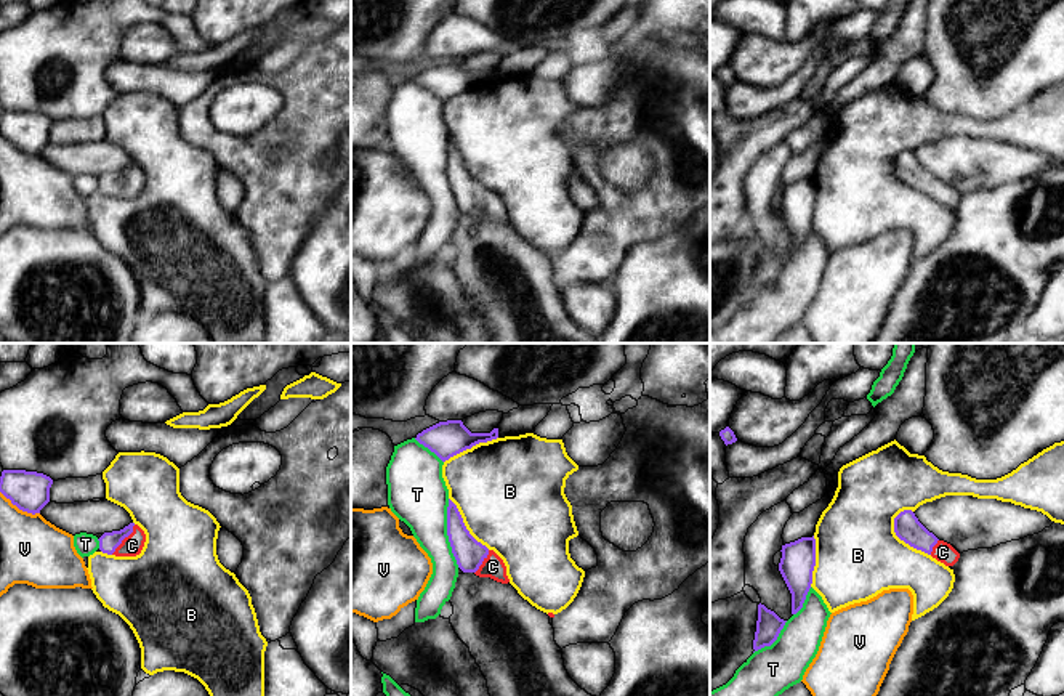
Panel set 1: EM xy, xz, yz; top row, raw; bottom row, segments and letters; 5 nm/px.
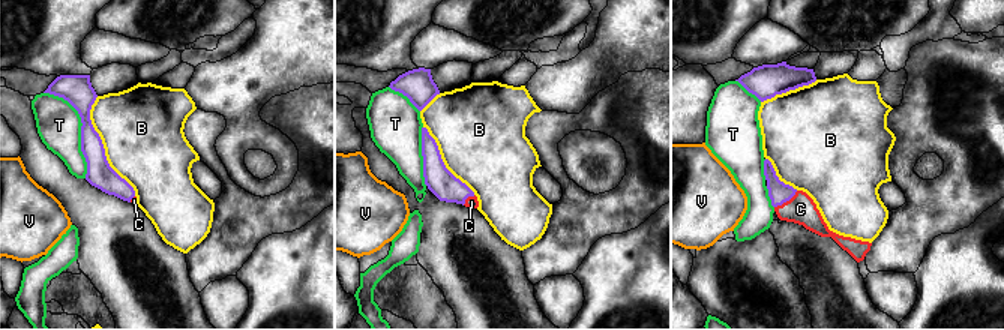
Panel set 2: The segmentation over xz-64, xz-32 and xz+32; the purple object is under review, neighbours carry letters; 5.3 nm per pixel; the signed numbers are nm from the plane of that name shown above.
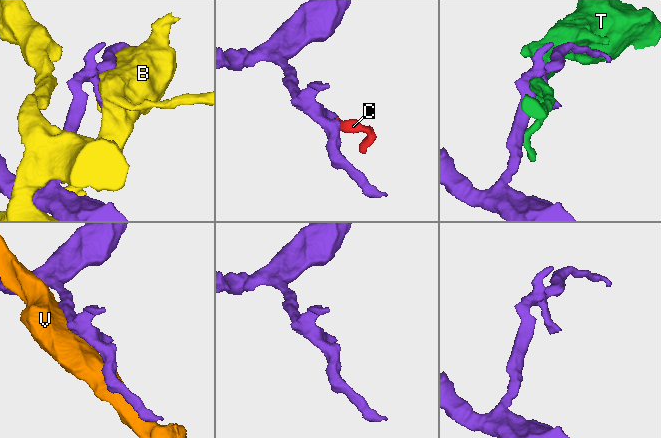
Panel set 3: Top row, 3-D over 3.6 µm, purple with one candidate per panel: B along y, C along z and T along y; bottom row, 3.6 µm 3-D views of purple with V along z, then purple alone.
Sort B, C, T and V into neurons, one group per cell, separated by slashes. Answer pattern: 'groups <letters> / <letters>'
groups B / C / T / V

